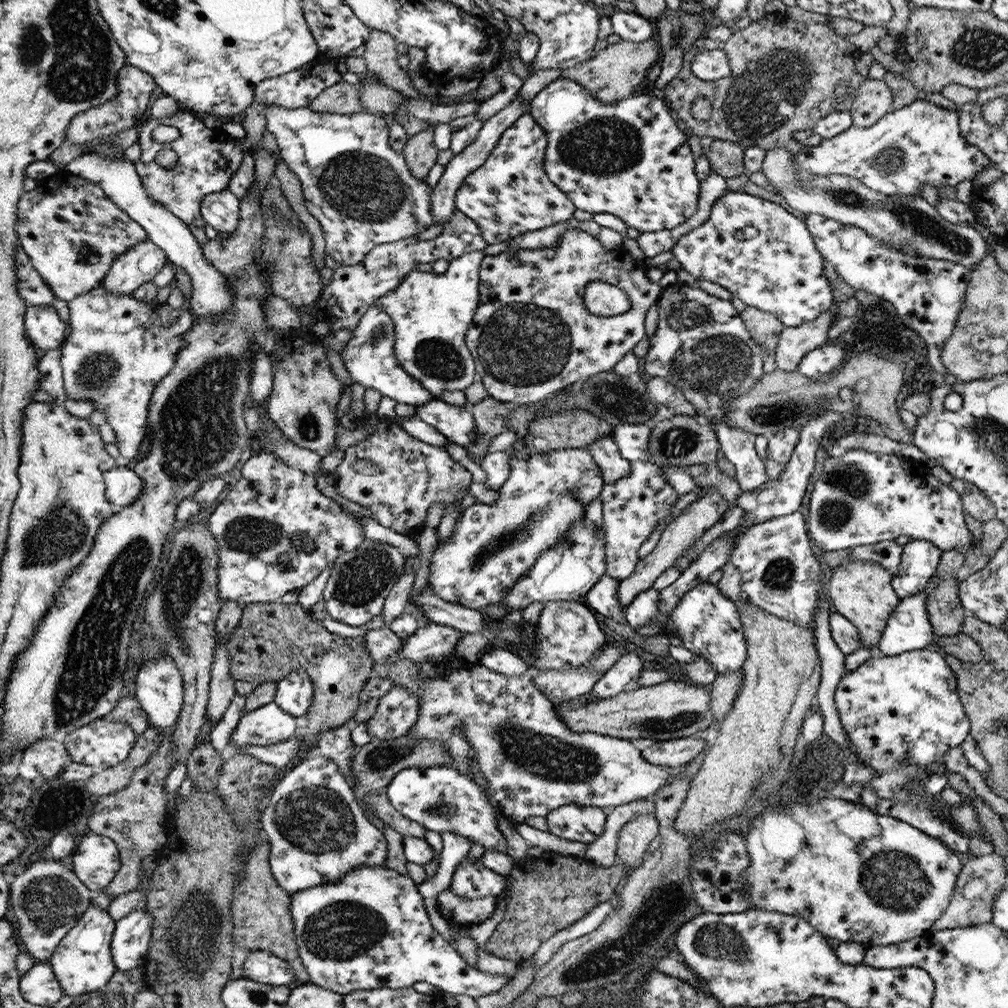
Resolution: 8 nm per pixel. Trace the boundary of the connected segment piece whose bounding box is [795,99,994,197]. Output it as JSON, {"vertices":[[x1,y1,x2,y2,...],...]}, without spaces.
{"vertices":[[921,99,892,110,873,126,850,126,834,138,822,139,818,146,807,146,795,158,803,176,846,174,860,179,872,191,910,197,920,196,923,184,955,187,963,180,972,181,979,170,994,165,981,150,966,142,960,133,957,111]]}

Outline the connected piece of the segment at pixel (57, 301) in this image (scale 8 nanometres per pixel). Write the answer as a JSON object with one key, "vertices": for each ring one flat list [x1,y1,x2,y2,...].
{"vertices":[[20,245,15,246,16,271,18,271,19,294,27,306,54,306,59,317,68,324,71,320,70,307,52,291,48,282,41,276,30,261,30,256]]}

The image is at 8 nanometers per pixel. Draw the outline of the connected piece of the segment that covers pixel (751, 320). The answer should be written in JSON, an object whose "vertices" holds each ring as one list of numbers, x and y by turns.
{"vertices":[[748,305,742,311,743,319,753,338,759,340,763,350,775,352,782,337,783,321,768,311,760,310,759,307]]}

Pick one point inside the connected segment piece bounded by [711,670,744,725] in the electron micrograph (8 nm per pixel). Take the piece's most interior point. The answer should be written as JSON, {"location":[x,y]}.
{"location":[725,688]}

